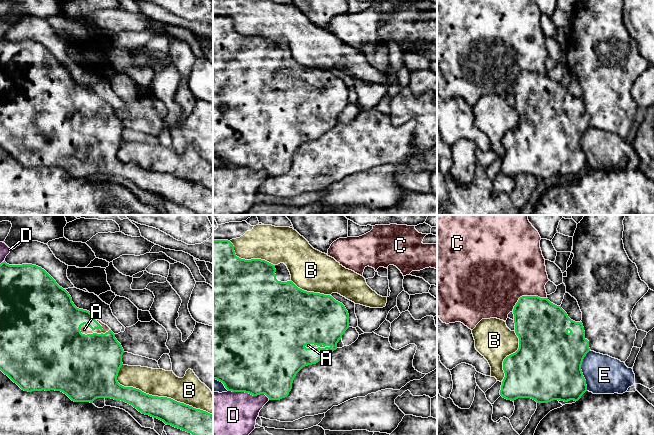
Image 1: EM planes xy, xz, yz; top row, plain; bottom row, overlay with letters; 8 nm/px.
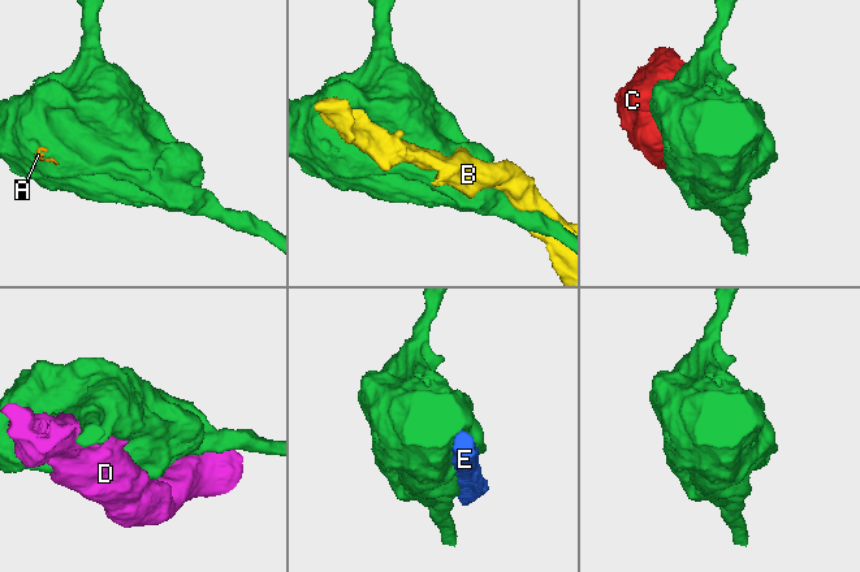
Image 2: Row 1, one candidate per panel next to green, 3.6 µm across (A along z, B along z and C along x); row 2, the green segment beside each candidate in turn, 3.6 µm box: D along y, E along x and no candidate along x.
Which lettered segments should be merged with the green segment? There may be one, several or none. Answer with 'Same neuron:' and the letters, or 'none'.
Same neuron: A

